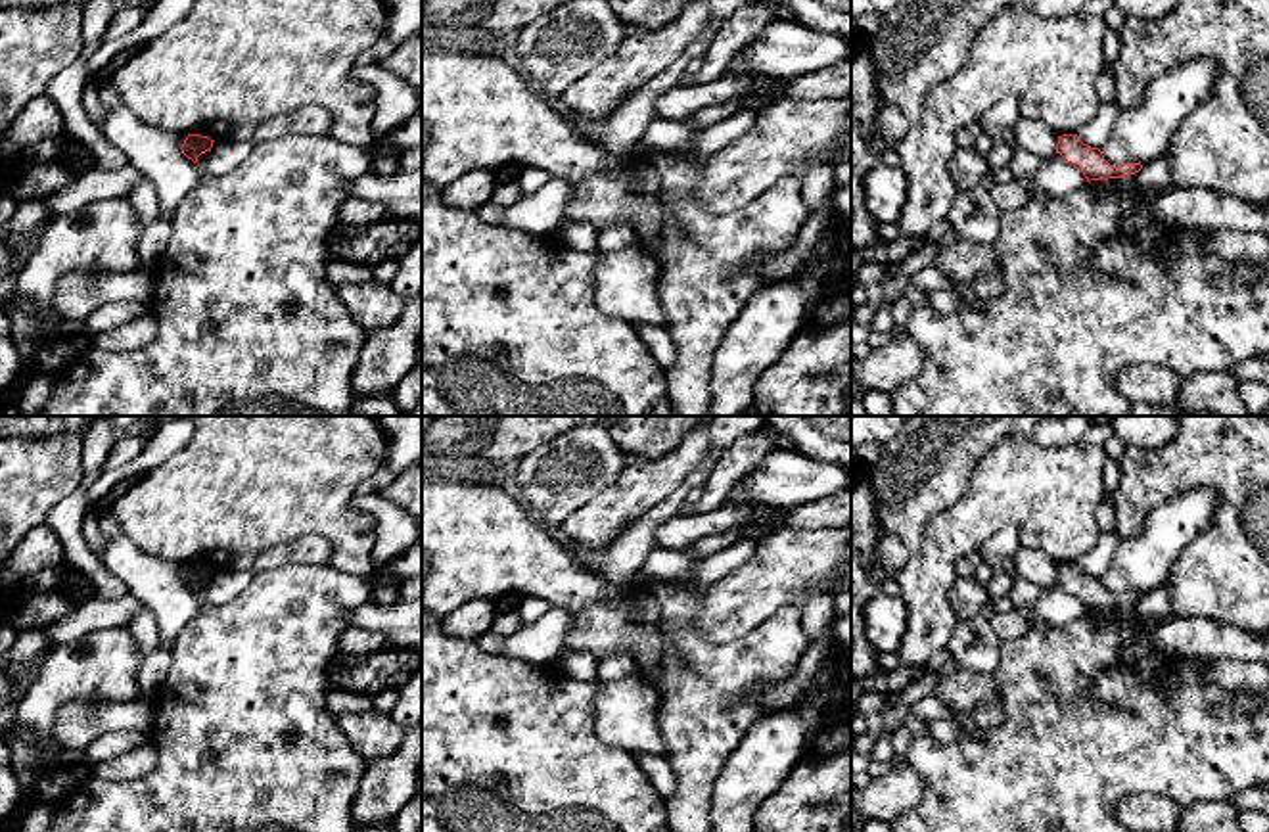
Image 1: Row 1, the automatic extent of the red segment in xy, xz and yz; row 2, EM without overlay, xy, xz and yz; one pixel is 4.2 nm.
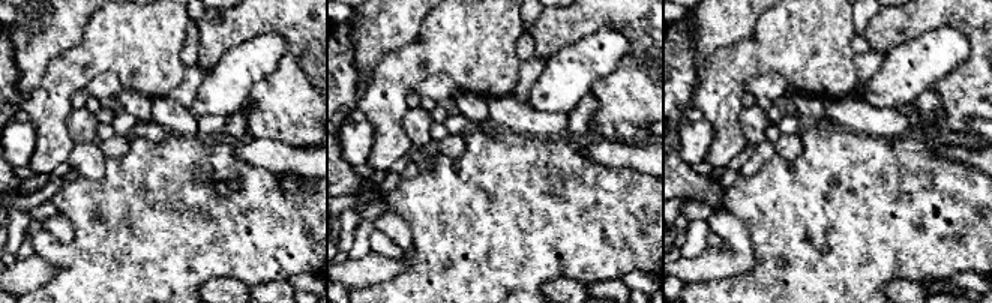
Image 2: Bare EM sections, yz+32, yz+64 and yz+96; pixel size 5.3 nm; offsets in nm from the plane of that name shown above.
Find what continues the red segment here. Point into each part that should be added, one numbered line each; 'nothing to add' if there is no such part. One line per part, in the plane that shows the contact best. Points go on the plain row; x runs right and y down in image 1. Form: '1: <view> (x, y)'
nothing to add

